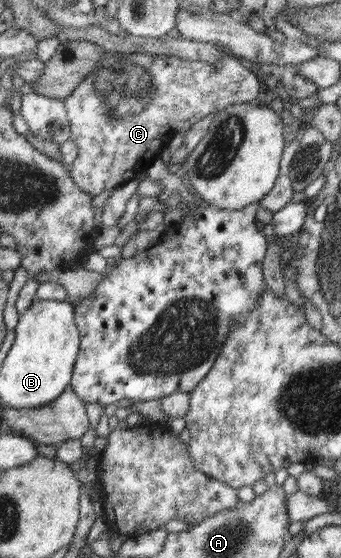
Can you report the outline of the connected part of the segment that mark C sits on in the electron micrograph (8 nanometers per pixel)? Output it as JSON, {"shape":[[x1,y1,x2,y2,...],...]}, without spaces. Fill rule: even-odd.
{"shape":[[97,46,97,50,103,57,101,61,103,65,98,69,91,71,83,81,78,84,78,88,74,89,72,94,62,101,70,124,69,139,78,146,78,155,71,163,69,172,71,173,71,178,74,180,74,183,82,189,82,191,85,191,90,195,95,196,102,193,102,191,110,191,116,186,121,185,128,180,132,180,142,172,146,172,150,164,156,158,160,158,162,151,167,149,168,143,176,131,187,132,194,123,200,121,200,119,206,117,206,115,220,112,230,105,253,103,264,98,264,91,261,88,260,82,258,82,258,78,256,78,252,71,240,64,240,58,228,53,225,49,223,49,223,55,221,55,219,63,202,63,198,60,190,61,177,58,176,56,160,56,155,53,142,53,141,51,138,53,109,53,106,49,99,46]]}

